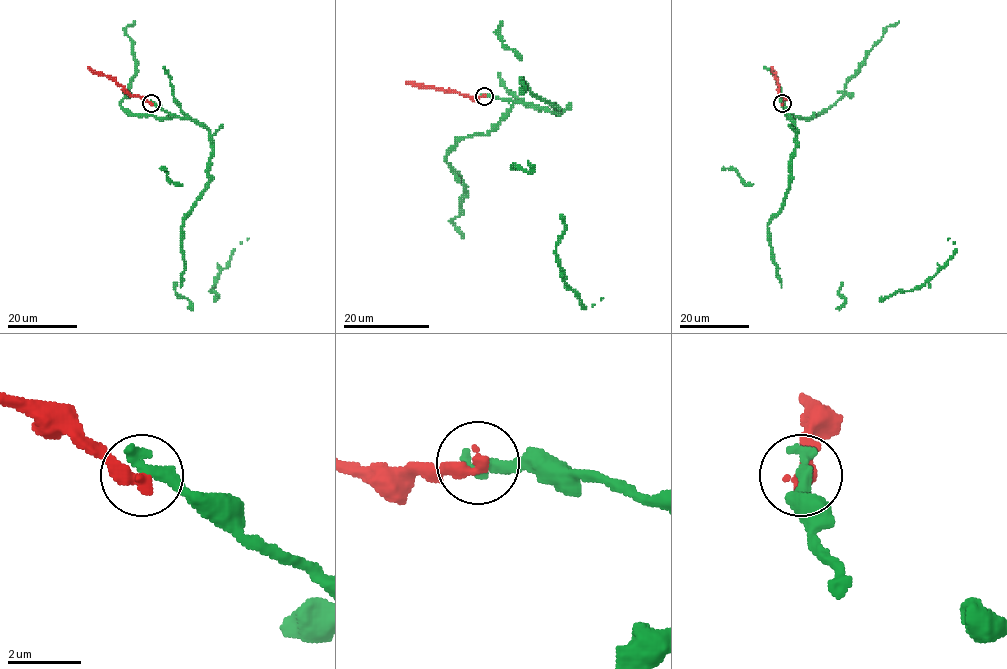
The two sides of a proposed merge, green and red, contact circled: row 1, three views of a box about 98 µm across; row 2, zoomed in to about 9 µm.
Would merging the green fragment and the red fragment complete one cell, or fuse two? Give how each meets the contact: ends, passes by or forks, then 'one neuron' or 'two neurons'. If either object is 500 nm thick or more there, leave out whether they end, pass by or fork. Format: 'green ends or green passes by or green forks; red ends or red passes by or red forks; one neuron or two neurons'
green ends; red ends; one neuron

